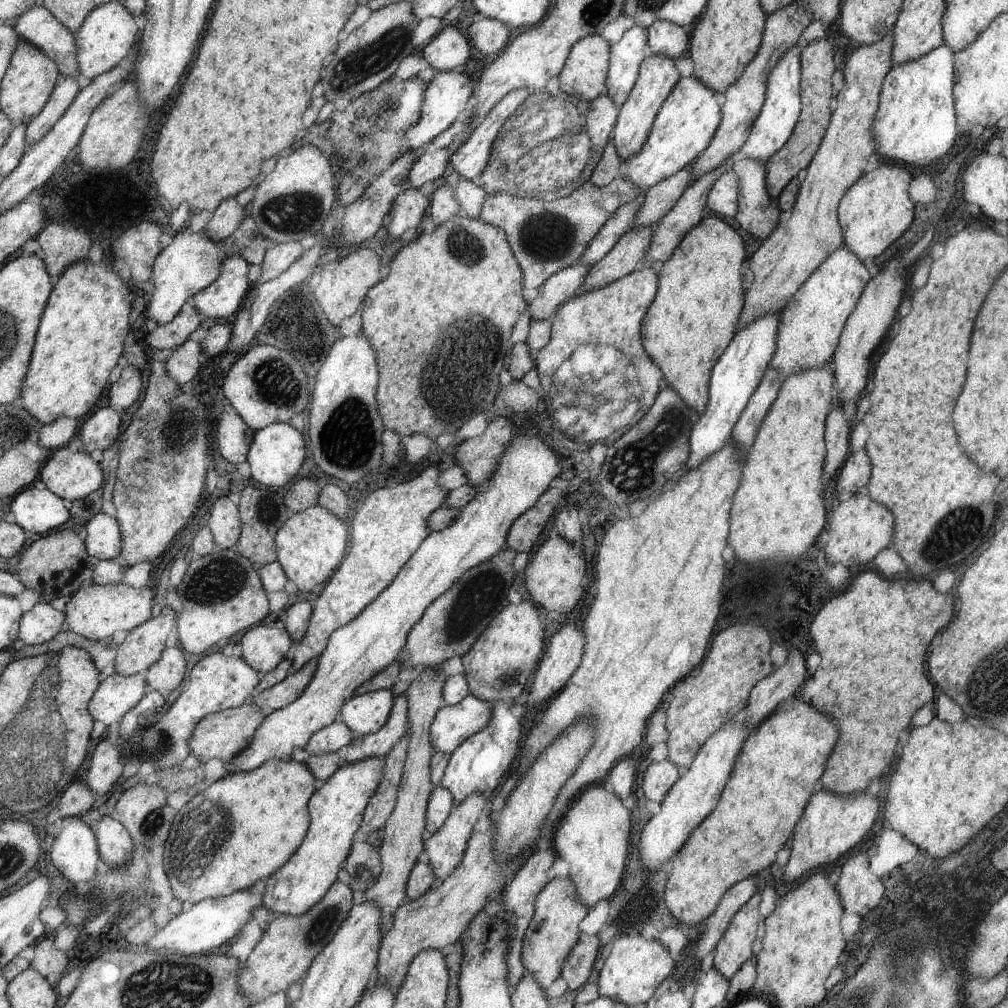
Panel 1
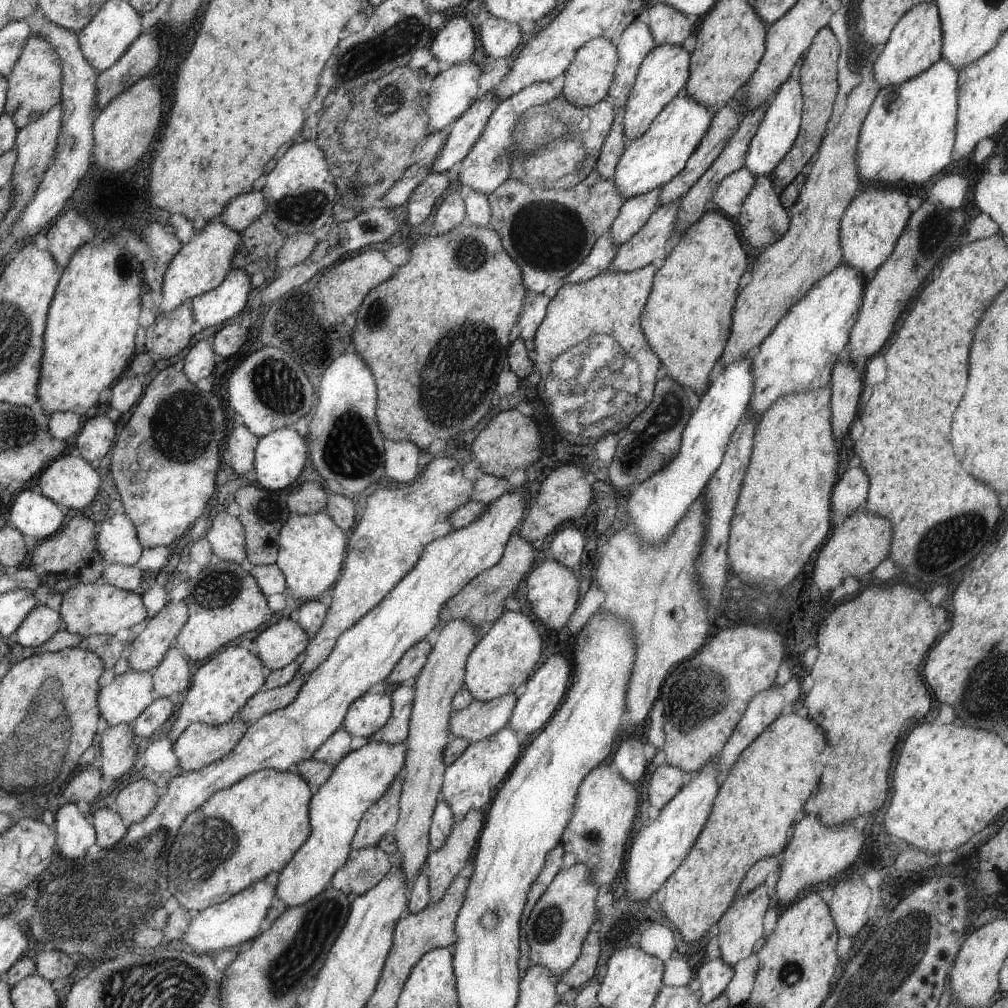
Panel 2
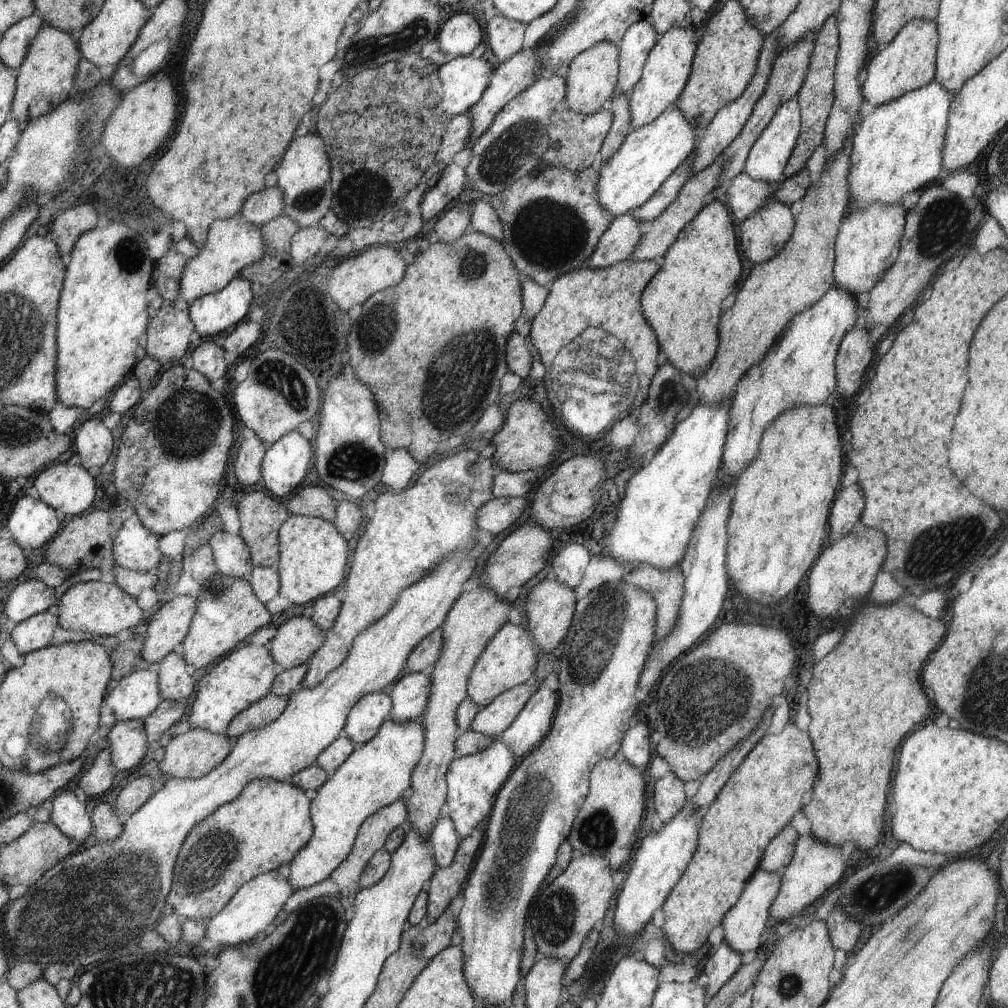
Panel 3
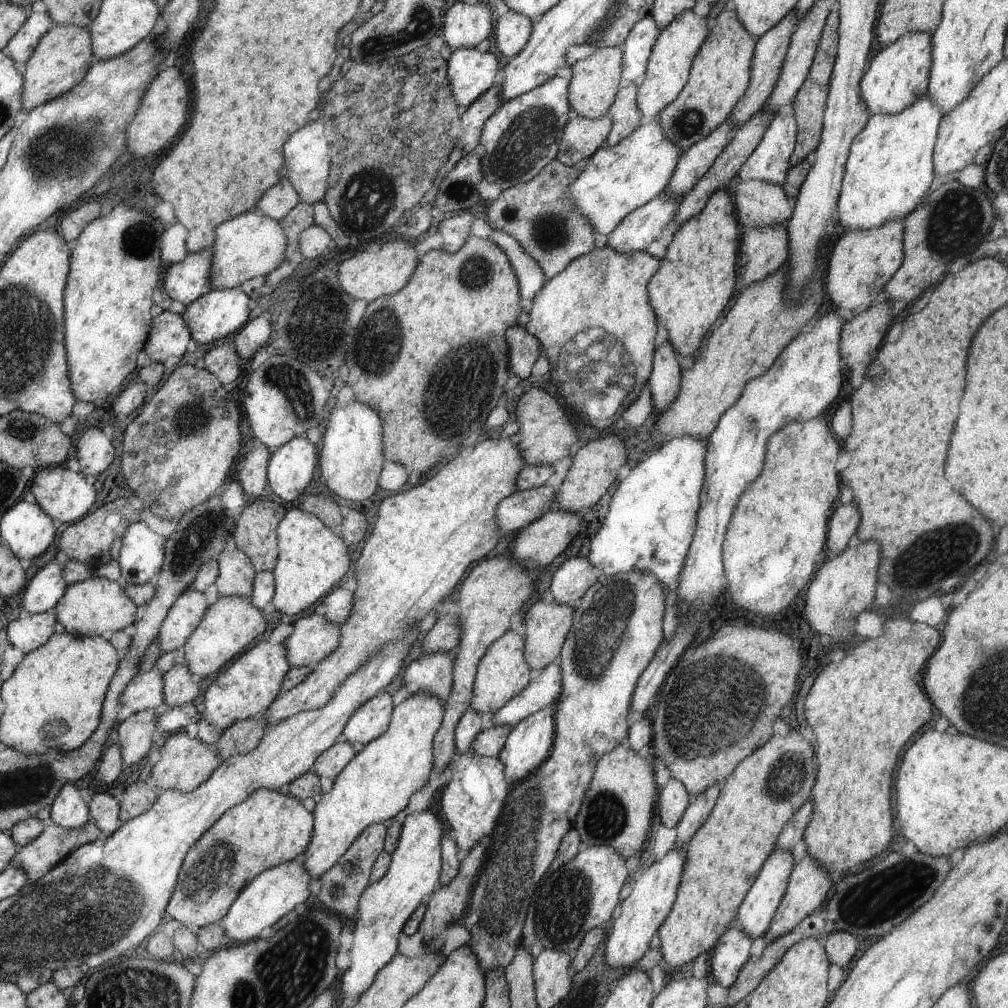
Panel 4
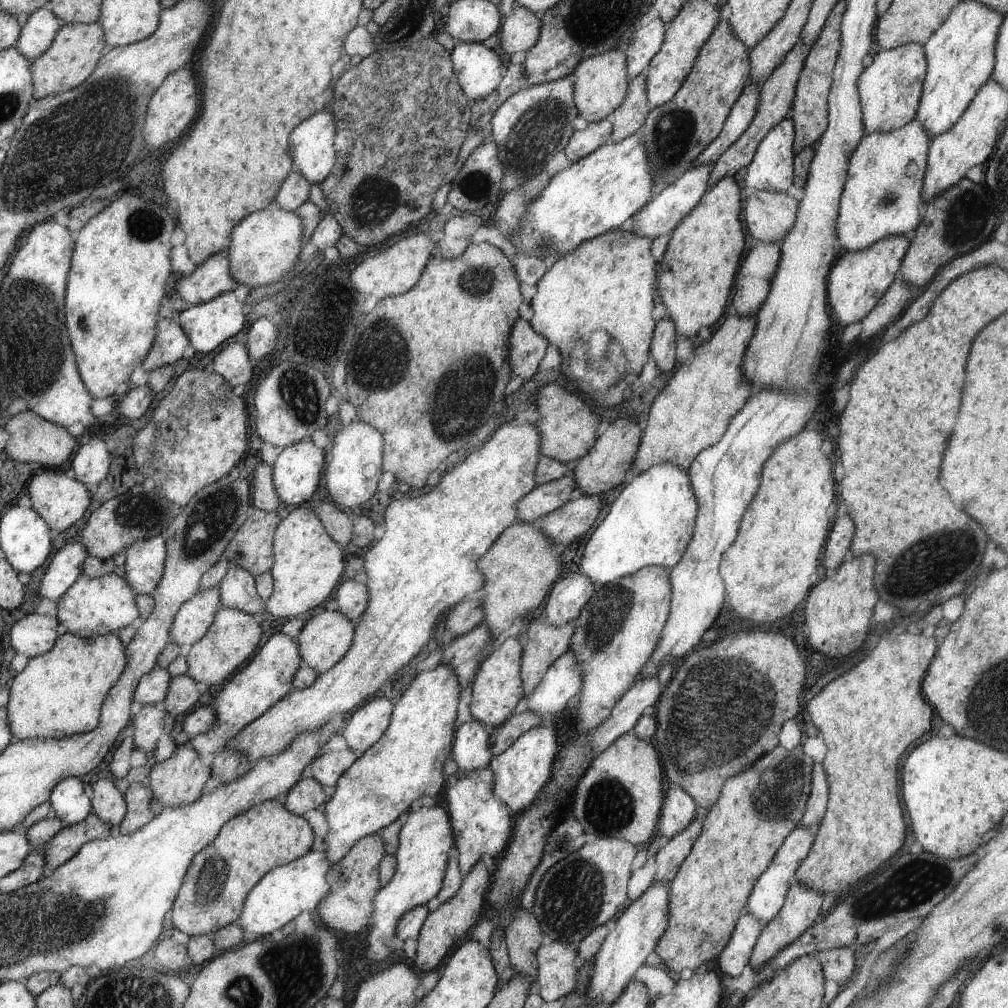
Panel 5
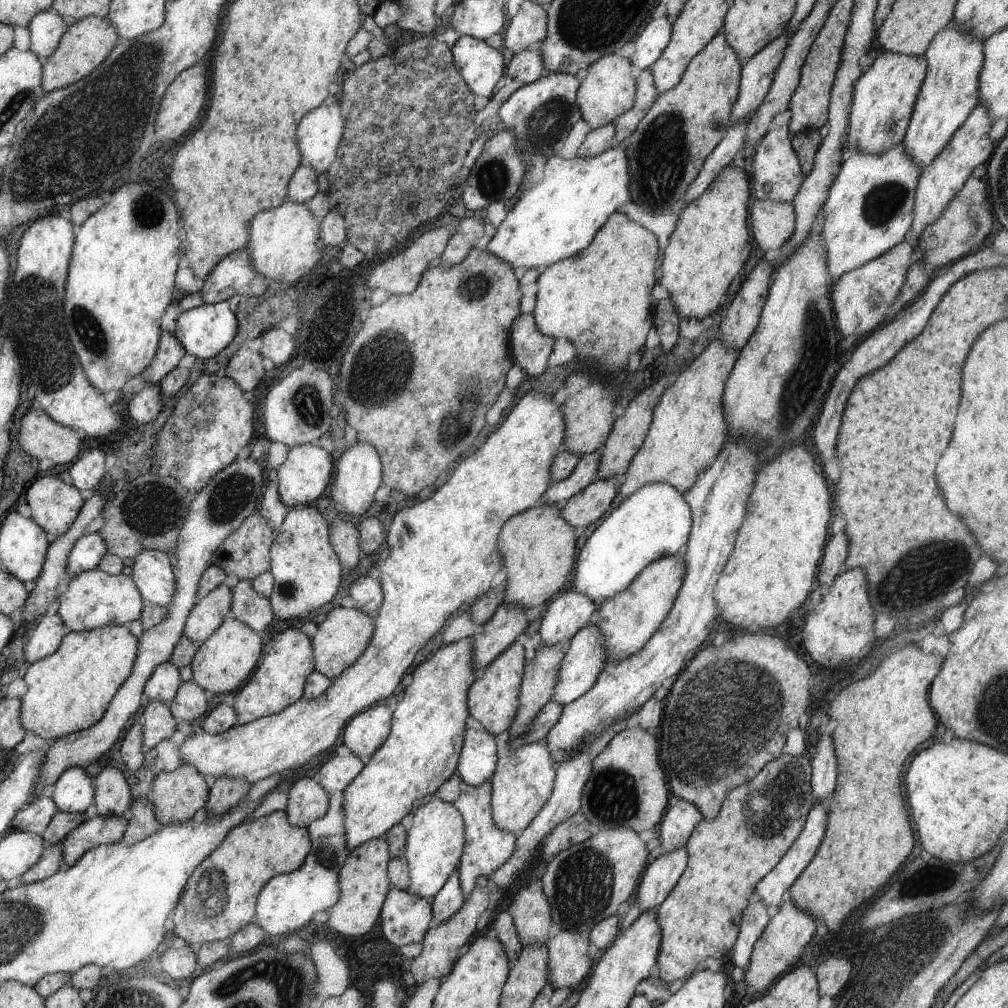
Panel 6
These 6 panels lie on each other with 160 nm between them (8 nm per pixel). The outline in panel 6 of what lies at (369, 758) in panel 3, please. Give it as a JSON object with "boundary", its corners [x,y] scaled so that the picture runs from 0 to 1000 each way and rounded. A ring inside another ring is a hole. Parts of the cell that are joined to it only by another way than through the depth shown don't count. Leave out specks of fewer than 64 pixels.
{"boundary":[[[460,632],[443,640],[438,640],[427,653],[408,667],[409,678],[403,683],[401,691],[391,704],[390,726],[378,742],[371,748],[360,765],[351,772],[341,787],[342,832],[349,843],[363,834],[377,832],[409,804],[413,794],[433,786],[455,761],[456,748],[462,730],[462,687],[473,675],[475,668],[469,659],[468,632]]]}

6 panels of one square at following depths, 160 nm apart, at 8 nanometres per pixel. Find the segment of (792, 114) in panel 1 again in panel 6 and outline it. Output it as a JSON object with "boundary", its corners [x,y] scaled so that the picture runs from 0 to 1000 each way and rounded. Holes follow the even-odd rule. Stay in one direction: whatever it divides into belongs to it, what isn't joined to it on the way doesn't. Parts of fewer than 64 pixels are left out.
{"boundary":[[[769,122],[748,147],[746,169],[746,190],[751,198],[785,201],[791,193],[799,173],[788,149],[786,133],[780,123]]]}

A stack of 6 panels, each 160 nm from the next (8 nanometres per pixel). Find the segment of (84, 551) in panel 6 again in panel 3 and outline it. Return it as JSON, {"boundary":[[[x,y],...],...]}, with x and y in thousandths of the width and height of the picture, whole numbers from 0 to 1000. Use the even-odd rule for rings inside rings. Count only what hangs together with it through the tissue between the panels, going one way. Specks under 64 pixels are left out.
{"boundary":[[[36,572],[20,577],[8,591],[4,602],[4,612],[22,617],[32,610],[46,607],[56,599],[56,586]]]}

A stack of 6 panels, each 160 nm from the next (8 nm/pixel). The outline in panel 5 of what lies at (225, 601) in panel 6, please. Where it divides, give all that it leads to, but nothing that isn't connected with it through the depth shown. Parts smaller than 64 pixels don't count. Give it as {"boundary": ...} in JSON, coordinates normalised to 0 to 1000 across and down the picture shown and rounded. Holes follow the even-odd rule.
{"boundary":[[[215,582],[198,584],[176,607],[170,620],[171,637],[178,642],[194,639],[207,627],[218,602],[218,587]]]}

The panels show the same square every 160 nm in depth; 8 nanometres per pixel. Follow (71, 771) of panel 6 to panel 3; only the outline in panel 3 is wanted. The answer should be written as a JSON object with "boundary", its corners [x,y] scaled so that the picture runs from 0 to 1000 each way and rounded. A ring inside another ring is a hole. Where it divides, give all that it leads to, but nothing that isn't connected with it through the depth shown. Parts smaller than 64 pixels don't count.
{"boundary":[[[65,785],[55,790],[50,801],[50,814],[83,841],[87,831],[85,827],[89,825],[92,816],[85,808],[85,800],[71,786]]]}

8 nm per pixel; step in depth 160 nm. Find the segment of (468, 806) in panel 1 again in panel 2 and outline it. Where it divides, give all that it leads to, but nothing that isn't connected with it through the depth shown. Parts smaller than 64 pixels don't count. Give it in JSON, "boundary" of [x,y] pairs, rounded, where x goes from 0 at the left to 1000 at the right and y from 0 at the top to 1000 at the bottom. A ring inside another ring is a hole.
{"boundary":[[[474,805],[466,806],[458,815],[451,816],[442,837],[425,849],[423,865],[427,898],[438,895],[453,871],[452,867],[462,859],[472,835],[475,835],[478,819],[481,819],[480,810],[474,808]]]}

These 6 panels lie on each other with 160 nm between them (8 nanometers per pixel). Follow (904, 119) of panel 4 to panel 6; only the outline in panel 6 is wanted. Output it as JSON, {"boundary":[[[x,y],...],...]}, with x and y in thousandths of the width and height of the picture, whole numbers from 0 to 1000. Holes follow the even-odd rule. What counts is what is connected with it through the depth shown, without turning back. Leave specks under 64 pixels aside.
{"boundary":[[[895,142],[875,153],[840,152],[827,181],[823,184],[820,199],[810,218],[808,228],[813,230],[820,250],[820,269],[829,280],[835,273],[875,254],[890,242],[902,237],[906,217],[908,187],[914,169],[900,153]]]}

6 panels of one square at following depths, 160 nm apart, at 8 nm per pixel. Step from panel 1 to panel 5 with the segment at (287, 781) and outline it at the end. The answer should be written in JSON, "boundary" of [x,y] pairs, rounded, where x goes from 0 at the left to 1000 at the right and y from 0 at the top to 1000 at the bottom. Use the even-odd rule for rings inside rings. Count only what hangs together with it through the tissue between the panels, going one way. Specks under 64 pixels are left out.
{"boundary":[[[312,771],[298,773],[283,798],[265,794],[228,813],[215,832],[192,851],[172,899],[172,919],[191,930],[232,917],[240,907],[247,885],[264,867],[308,845],[312,827],[301,810],[307,804],[322,800],[327,793]]]}

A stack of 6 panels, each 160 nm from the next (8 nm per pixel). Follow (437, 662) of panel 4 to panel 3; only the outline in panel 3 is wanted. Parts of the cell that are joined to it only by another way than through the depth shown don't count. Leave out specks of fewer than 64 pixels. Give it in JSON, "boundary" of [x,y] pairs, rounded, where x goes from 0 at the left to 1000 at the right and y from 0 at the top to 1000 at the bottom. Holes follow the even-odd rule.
{"boundary":[[[407,666],[398,670],[389,681],[390,709],[392,715],[417,713],[424,705],[428,692],[428,671],[426,666]]]}

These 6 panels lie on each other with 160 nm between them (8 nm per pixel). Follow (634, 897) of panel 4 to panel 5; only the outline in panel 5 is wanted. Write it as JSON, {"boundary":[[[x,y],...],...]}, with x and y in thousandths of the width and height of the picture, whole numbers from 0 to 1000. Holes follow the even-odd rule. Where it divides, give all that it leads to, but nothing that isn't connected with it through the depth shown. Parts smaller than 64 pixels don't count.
{"boundary":[[[650,874],[647,875],[646,879],[635,891],[625,898],[625,901],[621,901],[621,905],[613,911],[607,925],[601,928],[595,942],[590,948],[591,953],[589,954],[588,962],[585,964],[586,969],[582,978],[582,988],[586,993],[601,995],[605,998],[620,984],[620,980],[629,972],[631,962],[640,956],[641,950],[650,943],[652,935],[661,925],[661,921],[664,918],[663,904],[664,879]]]}

